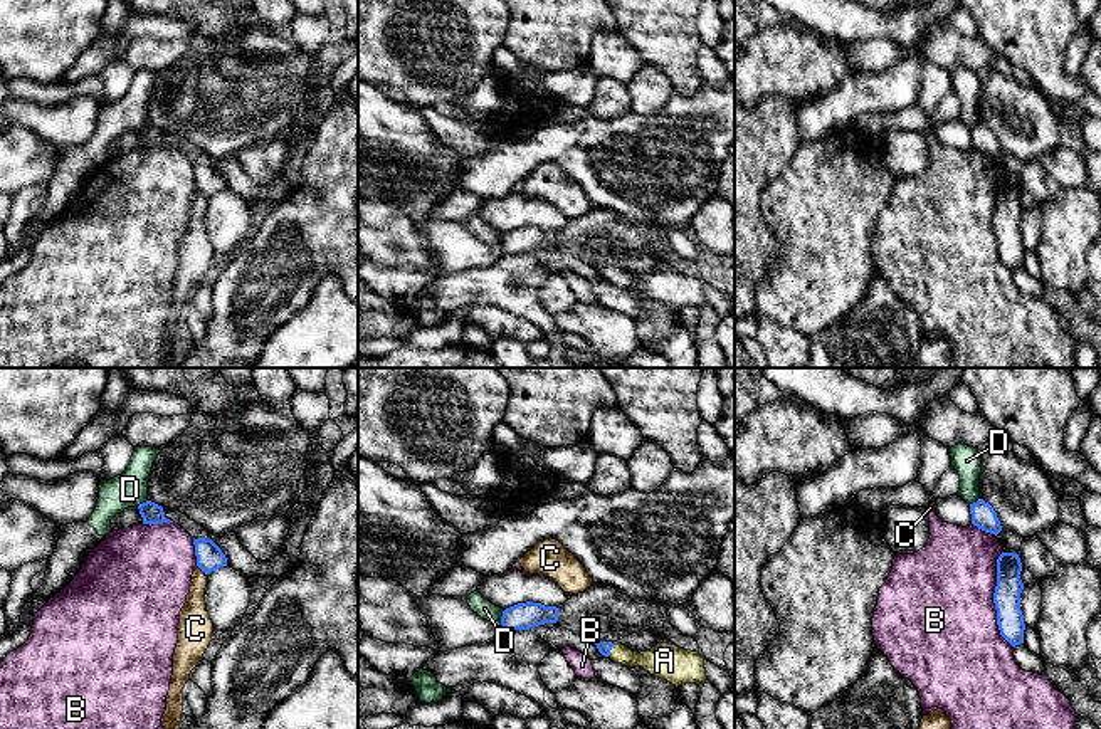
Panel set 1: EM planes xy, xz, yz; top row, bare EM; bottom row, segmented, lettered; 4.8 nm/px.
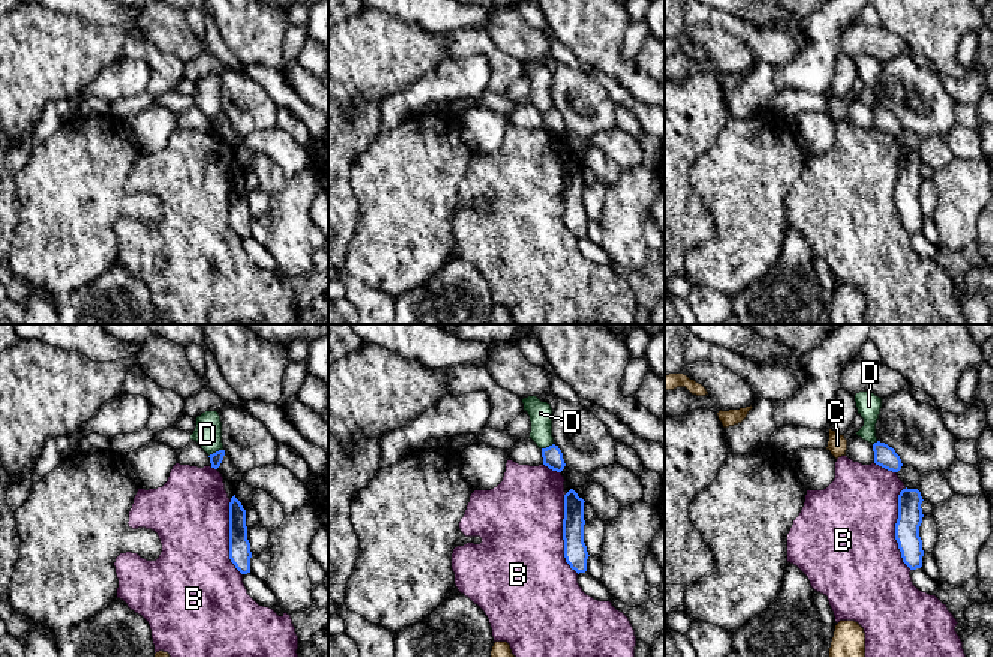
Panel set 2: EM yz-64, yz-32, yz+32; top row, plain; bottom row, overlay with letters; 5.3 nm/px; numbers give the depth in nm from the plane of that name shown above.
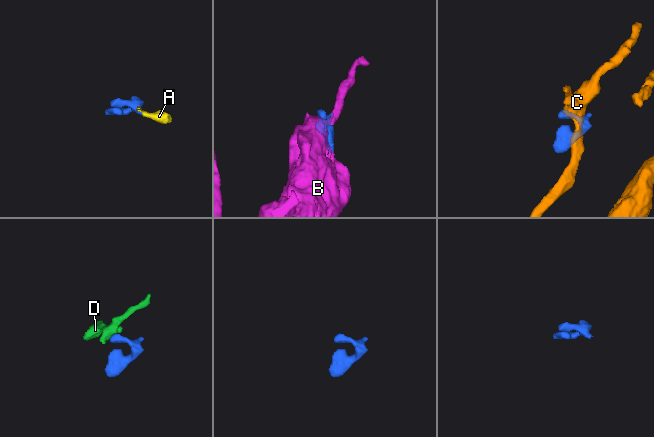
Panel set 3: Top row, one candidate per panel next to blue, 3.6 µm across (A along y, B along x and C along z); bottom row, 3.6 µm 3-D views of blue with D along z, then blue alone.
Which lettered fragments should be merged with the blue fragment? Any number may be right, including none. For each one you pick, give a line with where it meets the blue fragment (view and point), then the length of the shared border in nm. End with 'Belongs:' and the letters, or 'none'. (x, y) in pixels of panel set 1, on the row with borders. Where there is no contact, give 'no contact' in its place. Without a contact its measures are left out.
A: xz (611, 649) | 80 nm
Belongs: A

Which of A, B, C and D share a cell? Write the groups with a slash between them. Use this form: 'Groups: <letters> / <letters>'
Groups: A / B / C / D

